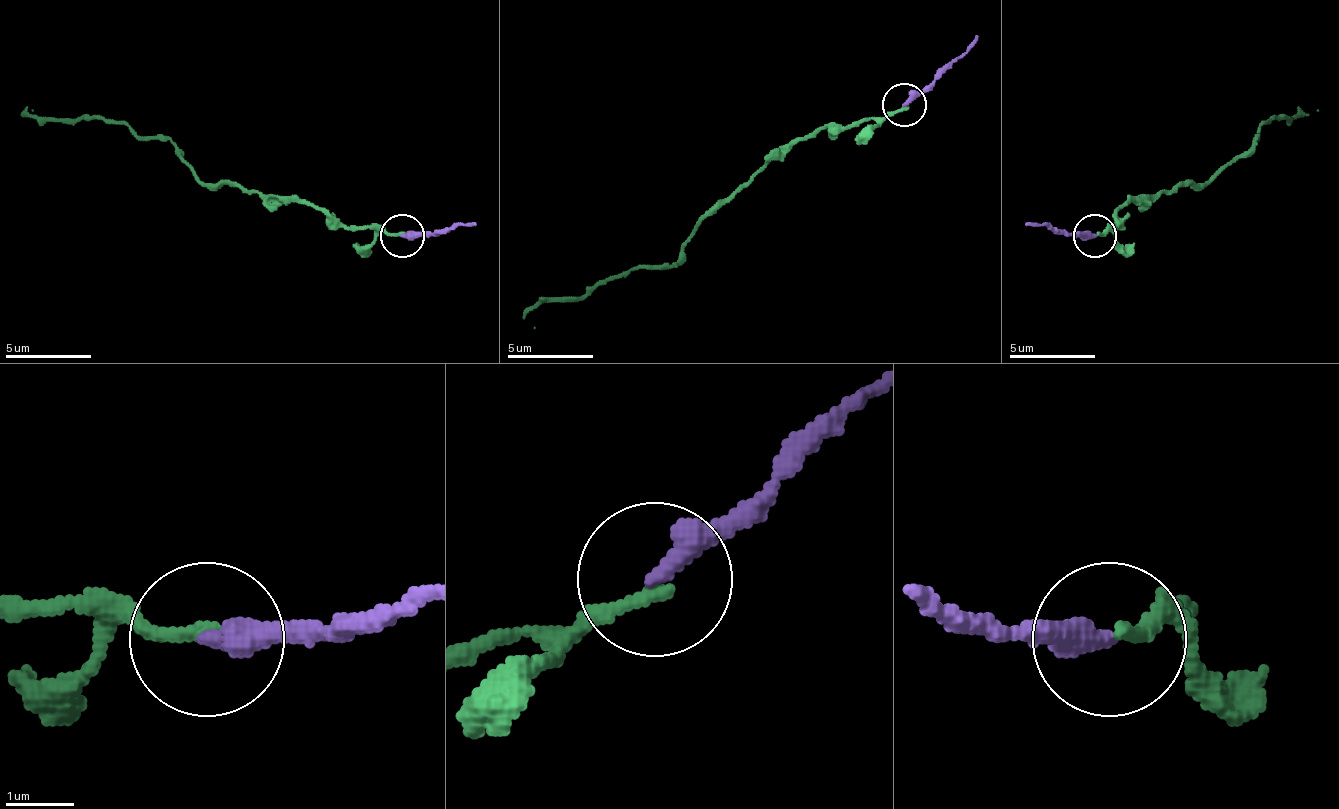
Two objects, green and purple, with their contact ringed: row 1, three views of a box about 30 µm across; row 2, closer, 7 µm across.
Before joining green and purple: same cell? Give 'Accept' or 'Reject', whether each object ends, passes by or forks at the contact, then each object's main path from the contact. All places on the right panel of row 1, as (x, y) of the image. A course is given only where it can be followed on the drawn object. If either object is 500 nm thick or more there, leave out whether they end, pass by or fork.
Accept. At the ring green ends. At the ring purple ends. Course of green: (1096, 232), (1113, 228), (1130, 202), (1204, 185), (1252, 146), (1269, 120), (1286, 120), (1316, 111). Course of purple: (1096, 237), (1027, 224)

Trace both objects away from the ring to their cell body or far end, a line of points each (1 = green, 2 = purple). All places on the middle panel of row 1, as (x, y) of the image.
1: (905, 106), (793, 140), (711, 214), (676, 262), (607, 279), (581, 296), (546, 296), (525, 318), (533, 326)
2: (905, 106), (979, 37)

